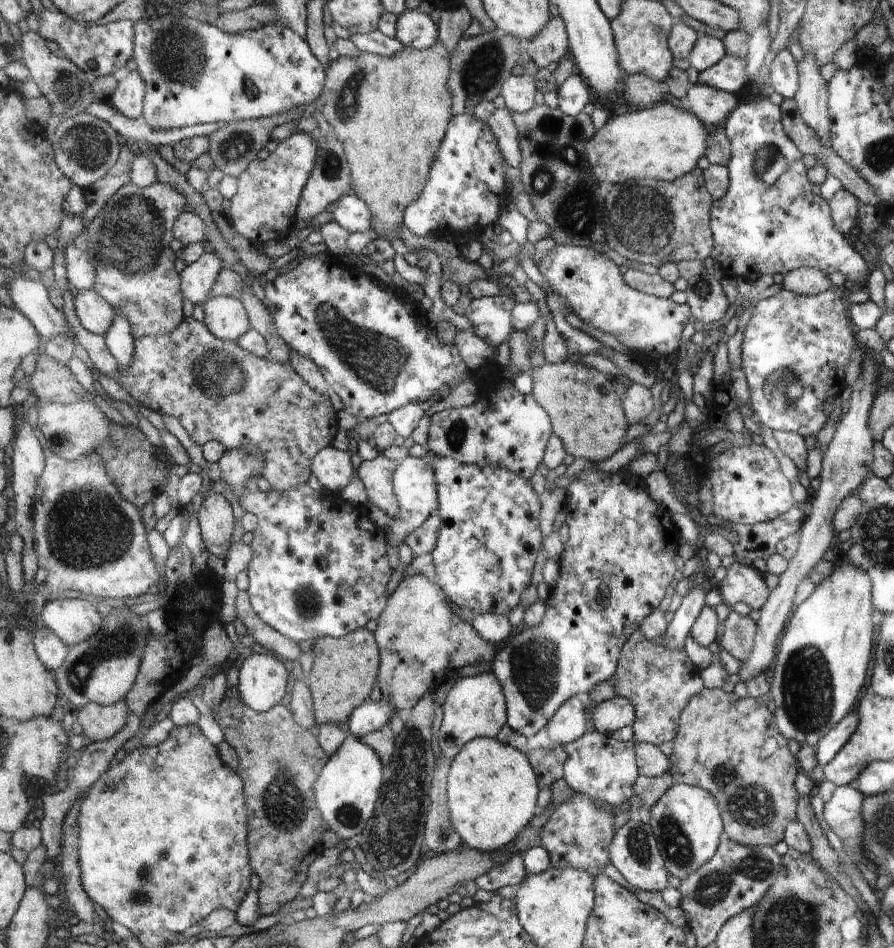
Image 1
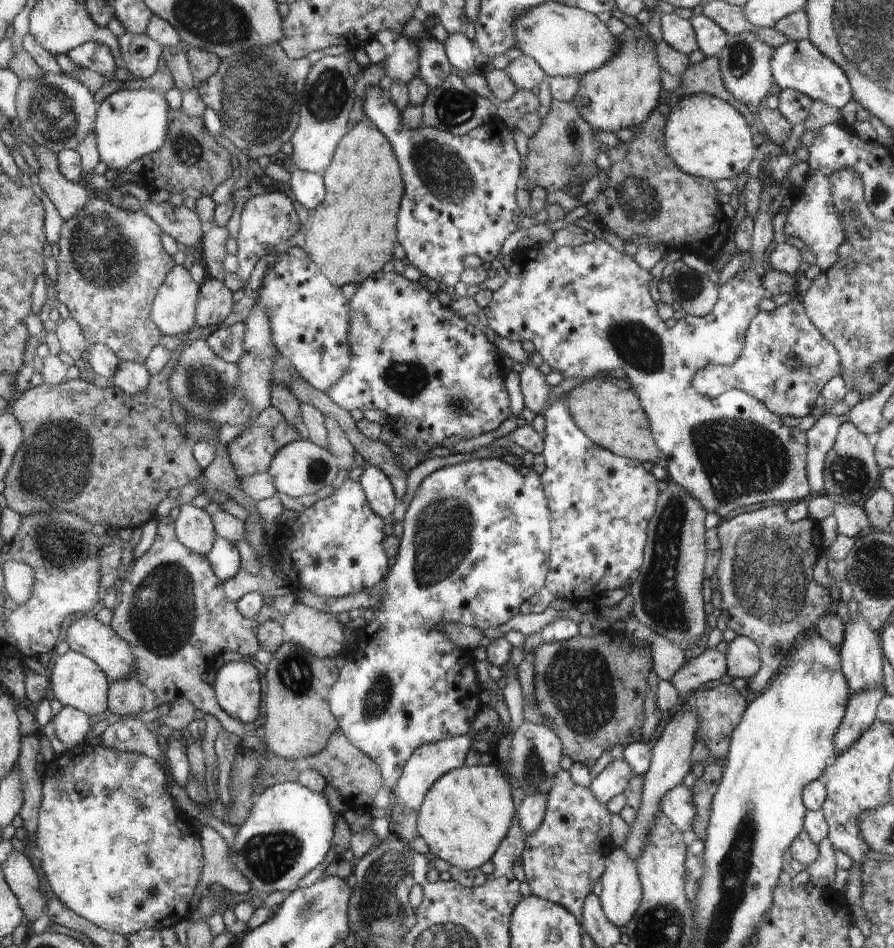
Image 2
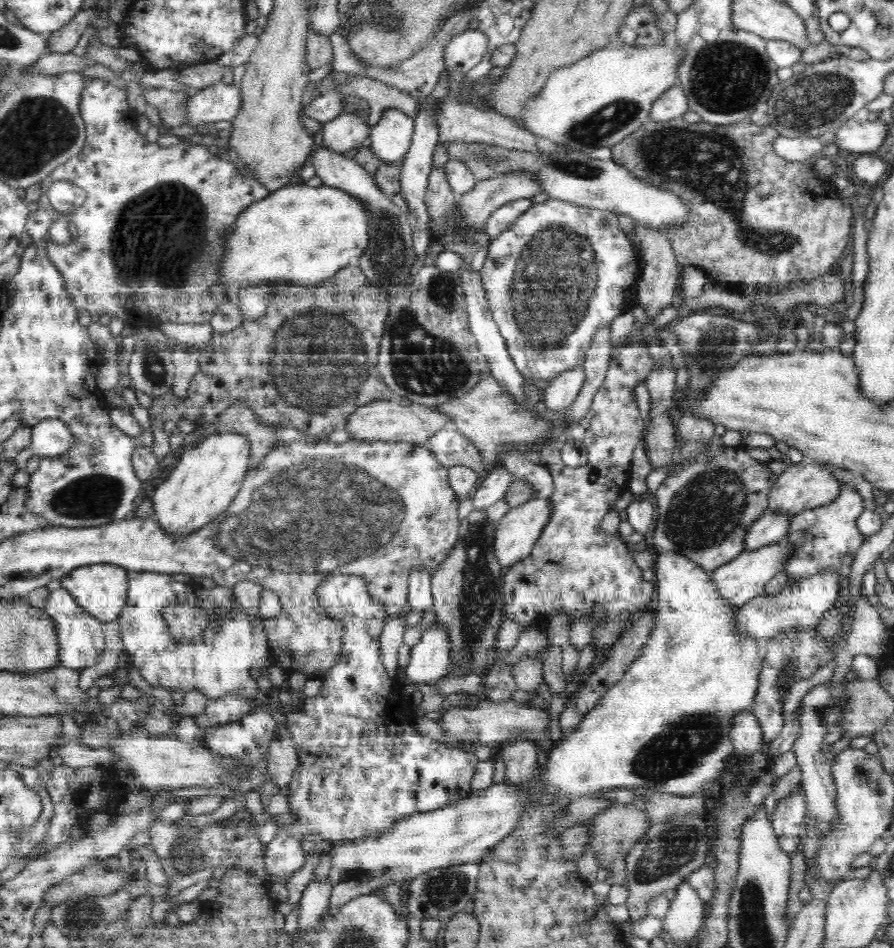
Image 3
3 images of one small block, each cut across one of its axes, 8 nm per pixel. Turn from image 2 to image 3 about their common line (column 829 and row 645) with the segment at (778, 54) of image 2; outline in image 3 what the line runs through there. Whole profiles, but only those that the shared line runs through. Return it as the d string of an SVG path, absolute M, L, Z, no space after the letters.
M62 588L49 592L49 598L43 608L48 617L54 622L59 646L59 666L72 670L84 670L92 666L98 657L104 652L105 640L103 624L70 597L70 594Z

